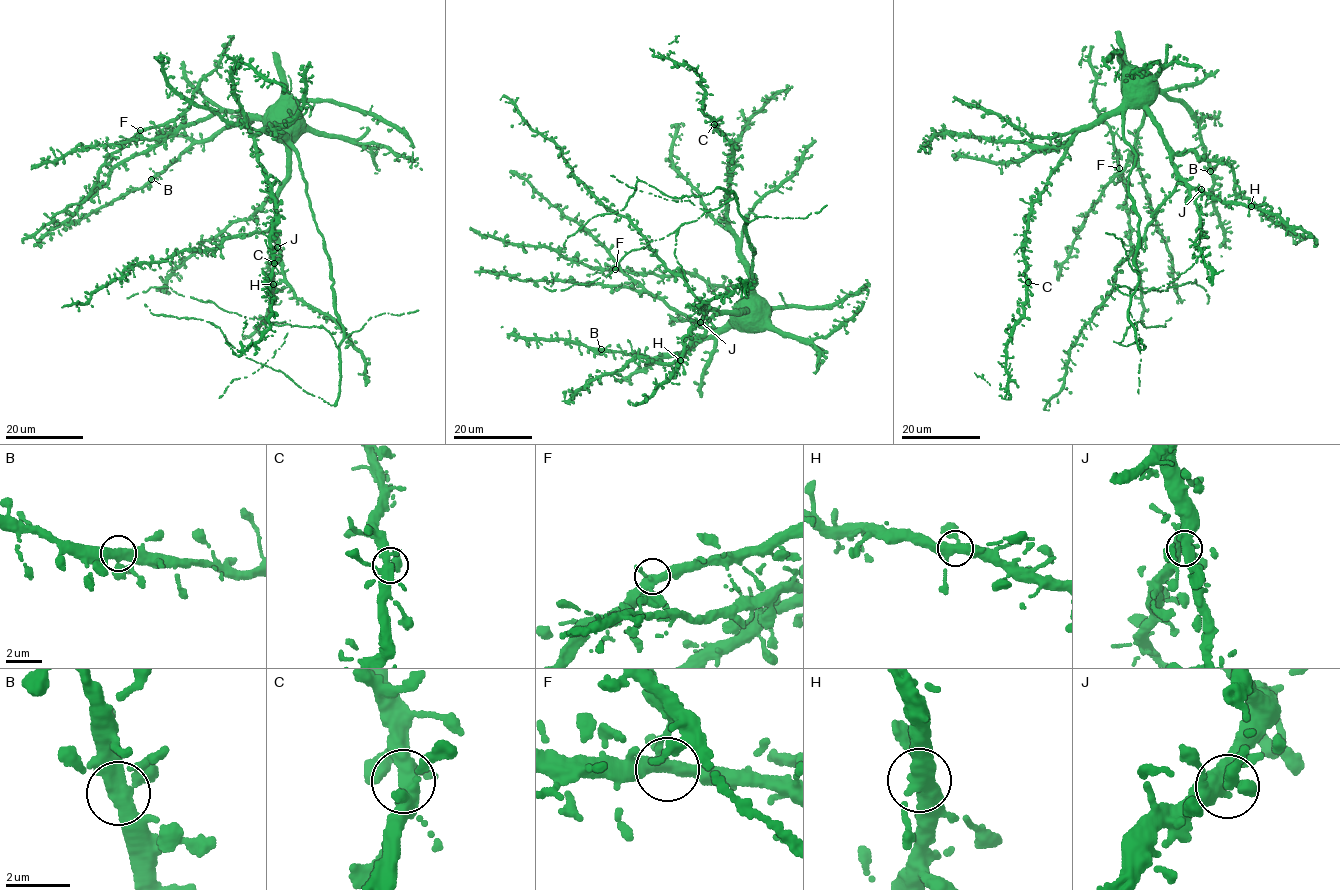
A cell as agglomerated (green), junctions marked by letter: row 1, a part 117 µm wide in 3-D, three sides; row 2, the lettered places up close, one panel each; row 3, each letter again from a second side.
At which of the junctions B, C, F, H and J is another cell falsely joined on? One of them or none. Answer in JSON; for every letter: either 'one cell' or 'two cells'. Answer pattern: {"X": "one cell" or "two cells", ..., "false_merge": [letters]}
{"B": "one cell", "C": "one cell", "F": "one cell", "H": "one cell", "J": "one cell", "false_merge": []}

